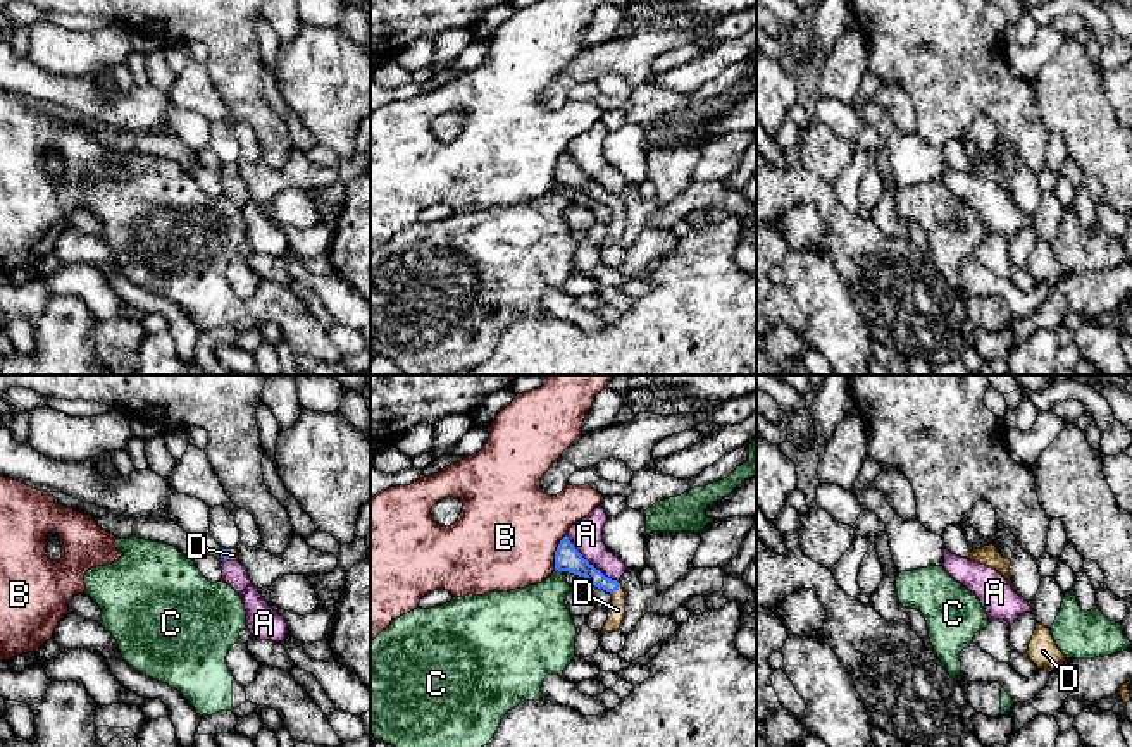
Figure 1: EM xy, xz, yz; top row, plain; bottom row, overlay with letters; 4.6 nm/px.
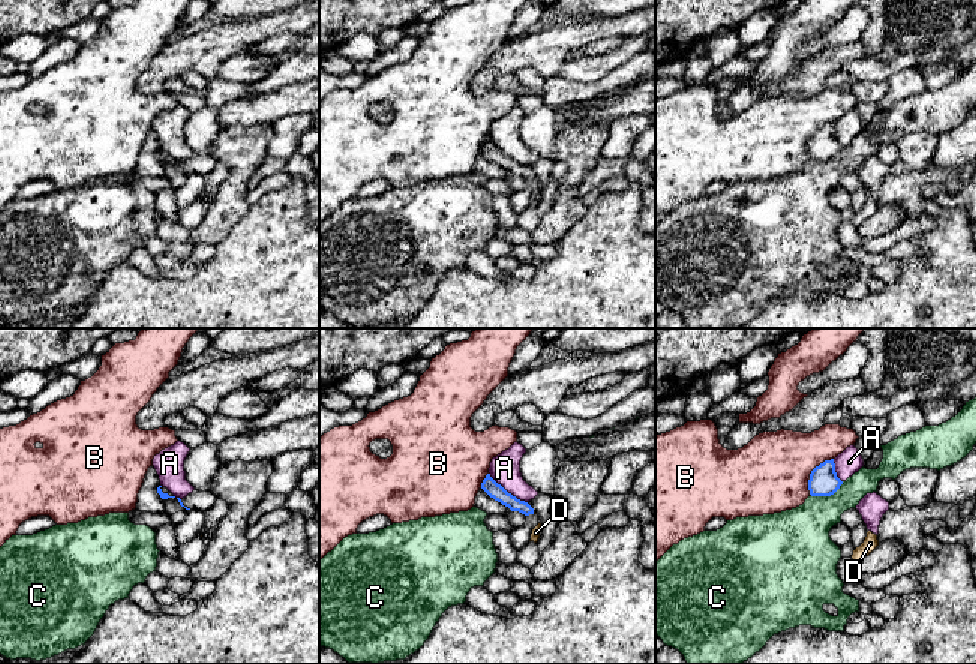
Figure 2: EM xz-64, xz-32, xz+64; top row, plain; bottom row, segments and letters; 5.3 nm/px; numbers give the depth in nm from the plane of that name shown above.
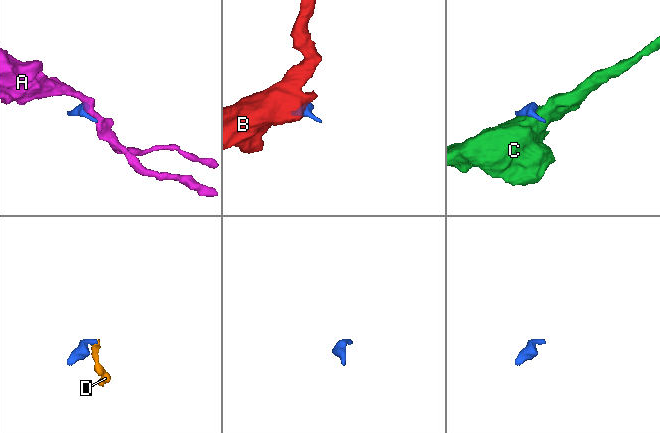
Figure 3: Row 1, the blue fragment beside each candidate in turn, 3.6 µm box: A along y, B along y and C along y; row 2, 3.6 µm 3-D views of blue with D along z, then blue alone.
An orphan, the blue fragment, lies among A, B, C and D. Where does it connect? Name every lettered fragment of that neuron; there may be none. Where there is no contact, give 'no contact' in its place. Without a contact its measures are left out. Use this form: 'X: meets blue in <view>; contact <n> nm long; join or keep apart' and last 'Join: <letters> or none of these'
A: meets blue in xz; contact 340 nm long; keep apart
B: meets blue in xz; contact 180 nm long; keep apart
C: meets blue in xz; contact 40 nm long; keep apart
D: meets blue in xz; contact 70 nm long; join
Join: D

